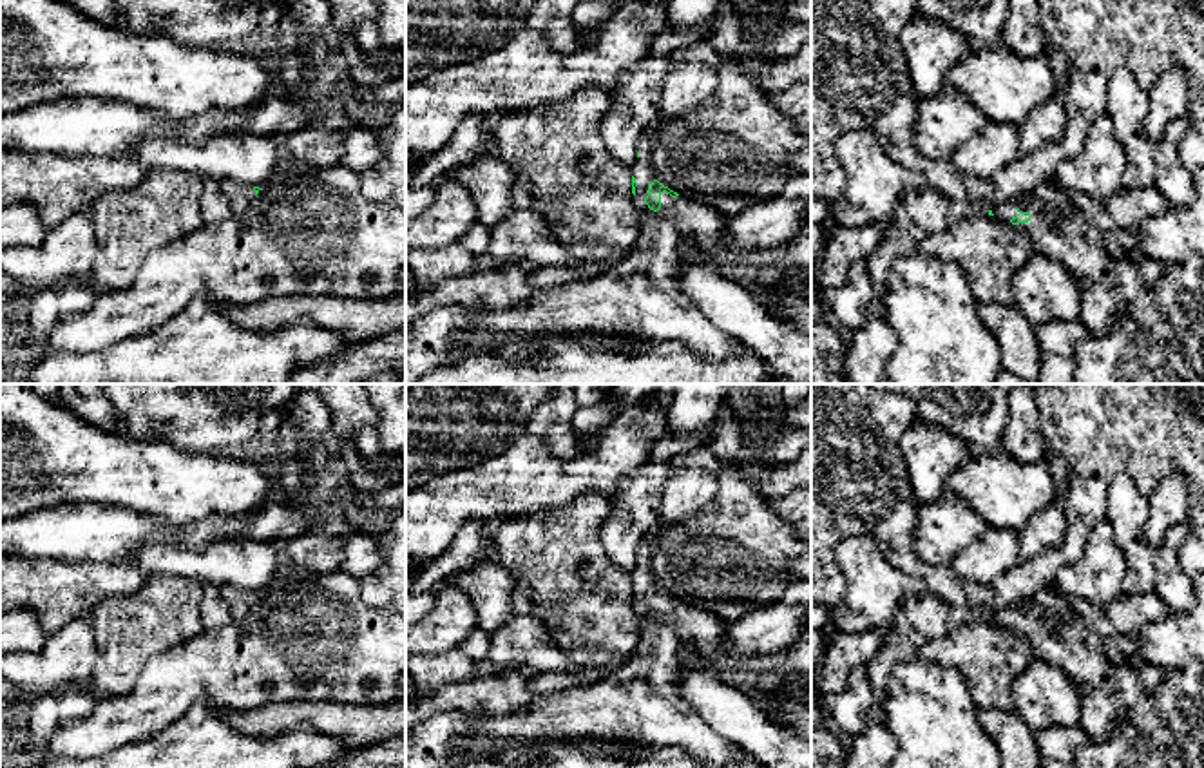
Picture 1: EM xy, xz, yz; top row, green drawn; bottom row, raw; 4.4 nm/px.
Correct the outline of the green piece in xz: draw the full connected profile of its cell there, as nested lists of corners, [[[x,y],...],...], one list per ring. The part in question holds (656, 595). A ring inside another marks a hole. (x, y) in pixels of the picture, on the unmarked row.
[[[652,531],[637,540],[637,567],[630,574],[634,610],[645,619],[672,625],[681,645],[699,659],[701,667],[717,672],[731,668],[735,650],[728,638],[728,623],[679,601],[654,583],[650,571],[652,540]]]

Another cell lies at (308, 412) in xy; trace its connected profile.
[[[299,389],[291,398],[288,417],[291,422],[313,440],[330,440],[333,420],[331,411],[317,391]]]

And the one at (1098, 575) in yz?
[[[1108,520],[1090,533],[1083,556],[1057,571],[1054,589],[1074,603],[1106,605],[1123,594],[1126,562]]]

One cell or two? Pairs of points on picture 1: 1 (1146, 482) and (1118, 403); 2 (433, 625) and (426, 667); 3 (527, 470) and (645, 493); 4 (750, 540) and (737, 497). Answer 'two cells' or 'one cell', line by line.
1: one cell
2: two cells
3: two cells
4: one cell

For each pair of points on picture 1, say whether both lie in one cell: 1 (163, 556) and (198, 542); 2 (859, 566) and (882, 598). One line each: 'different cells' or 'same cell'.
1: different cells
2: same cell

